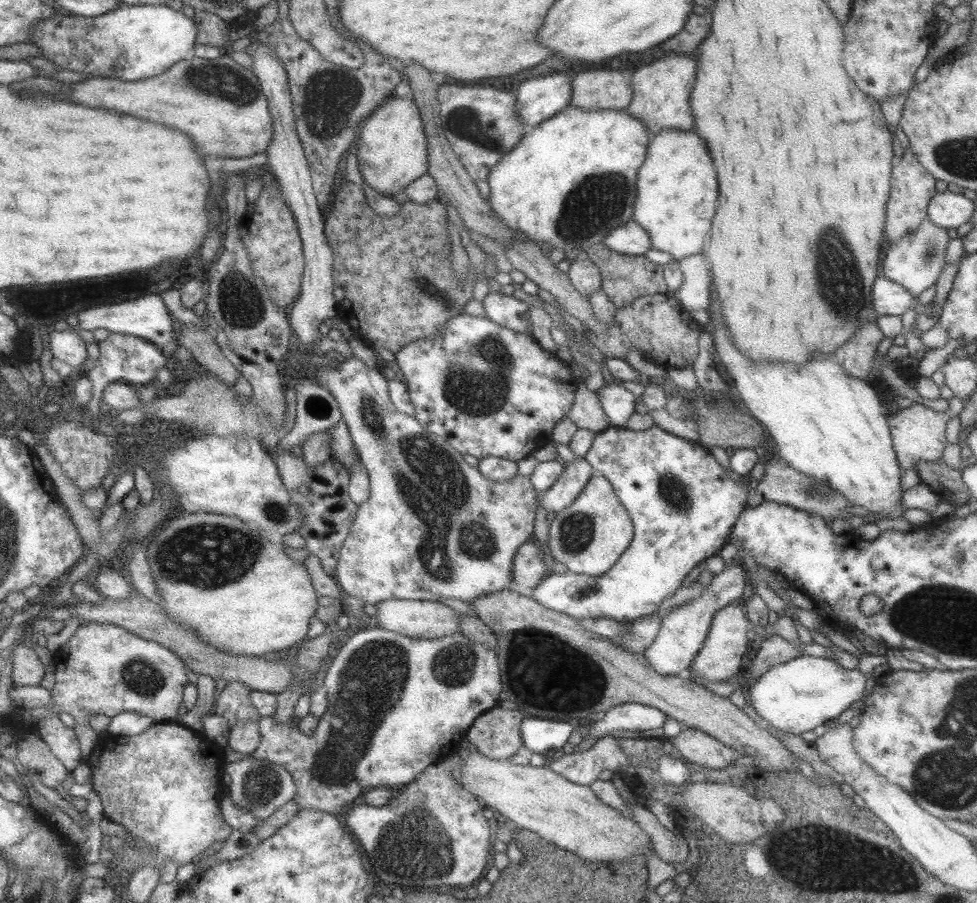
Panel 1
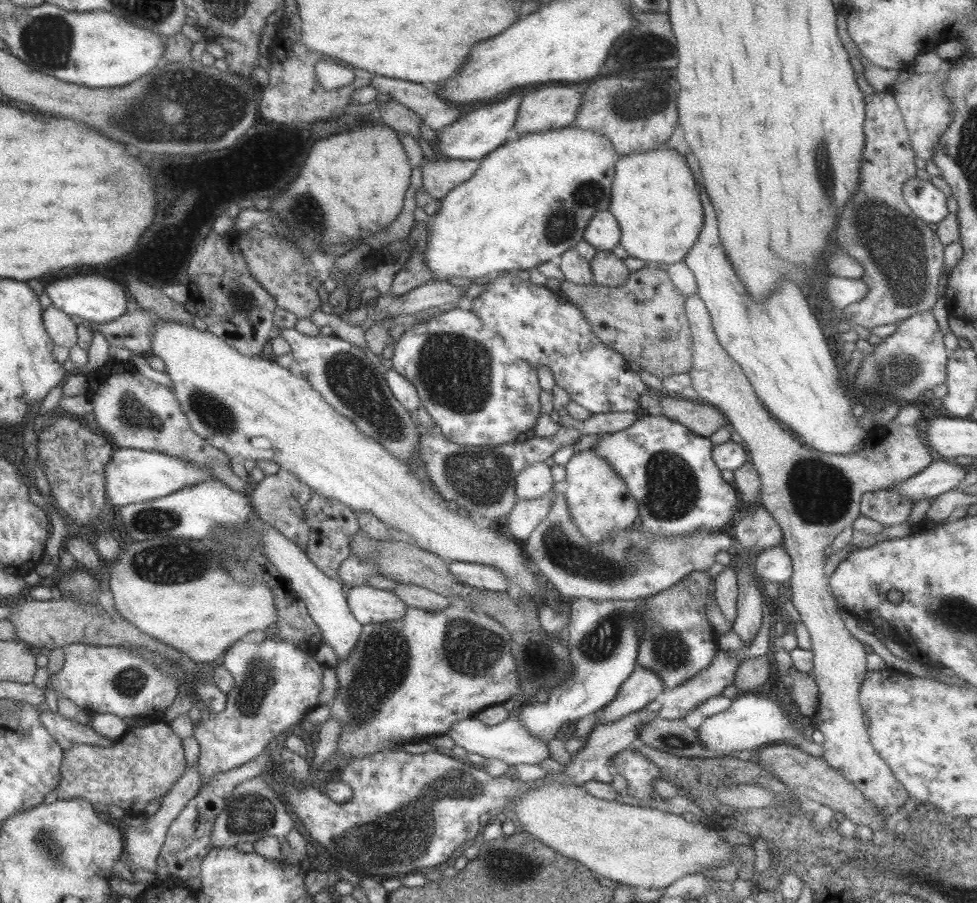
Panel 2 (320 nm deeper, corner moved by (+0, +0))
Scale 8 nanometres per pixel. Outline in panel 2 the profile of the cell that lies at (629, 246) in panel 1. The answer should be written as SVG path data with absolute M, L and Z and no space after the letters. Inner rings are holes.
M597 211L587 221L583 231L583 240L586 240L597 251L609 251L618 243L620 230L615 217L608 211Z

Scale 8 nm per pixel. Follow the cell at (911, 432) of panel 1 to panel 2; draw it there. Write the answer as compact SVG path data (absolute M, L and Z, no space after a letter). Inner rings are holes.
M687 296L684 308L692 334L689 349L692 364L688 372L691 386L704 404L720 410L726 423L747 446L750 463L759 475L759 505L779 525L782 546L791 561L790 600L810 636L812 678L818 688L818 707L809 720L824 736L821 758L829 768L833 768L833 772L837 772L837 776L853 784L853 788L857 788L873 806L880 810L889 805L900 807L910 796L875 752L863 725L858 690L868 671L865 663L868 654L862 642L845 628L837 613L839 603L829 588L823 550L859 516L863 493L887 489L906 481L933 460L928 445L919 438L921 422L899 426L890 421L872 428L865 438L864 447L854 453L827 454L799 444L765 410L739 364L721 350L708 311L699 296Z

